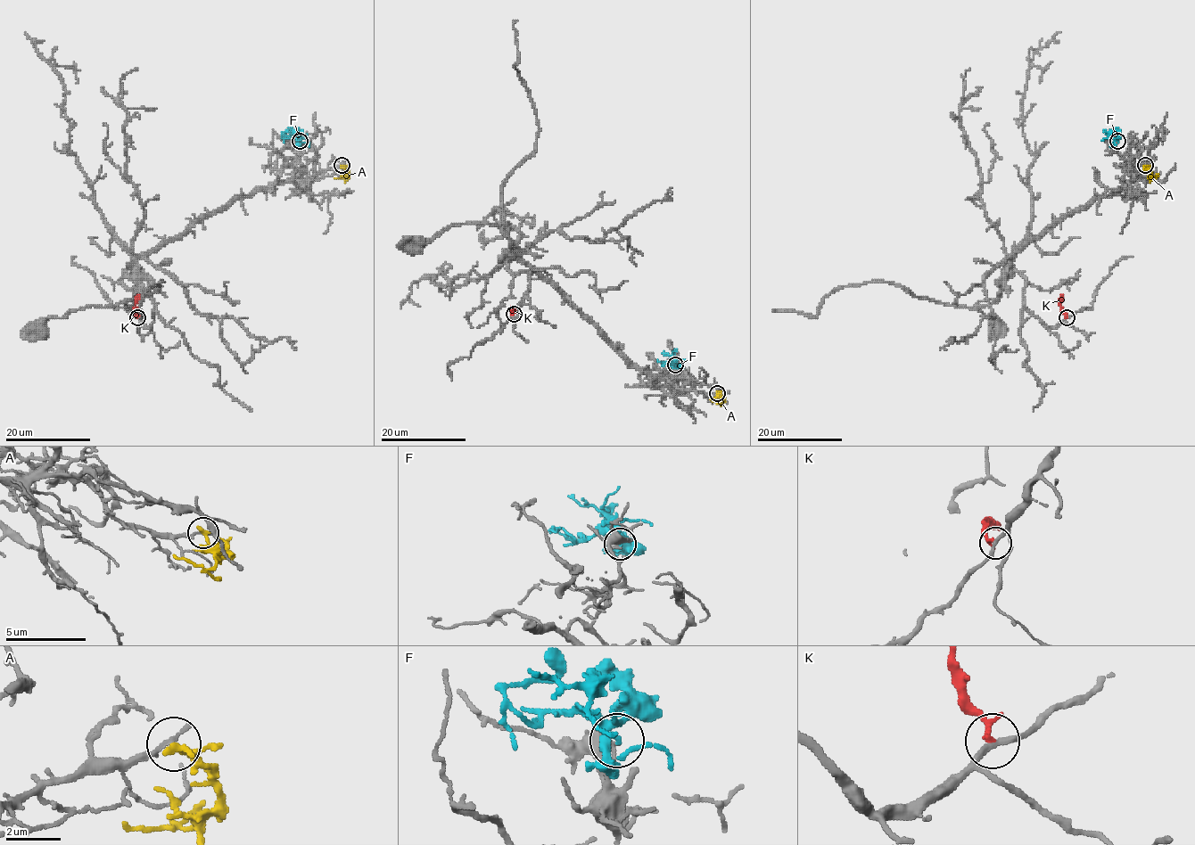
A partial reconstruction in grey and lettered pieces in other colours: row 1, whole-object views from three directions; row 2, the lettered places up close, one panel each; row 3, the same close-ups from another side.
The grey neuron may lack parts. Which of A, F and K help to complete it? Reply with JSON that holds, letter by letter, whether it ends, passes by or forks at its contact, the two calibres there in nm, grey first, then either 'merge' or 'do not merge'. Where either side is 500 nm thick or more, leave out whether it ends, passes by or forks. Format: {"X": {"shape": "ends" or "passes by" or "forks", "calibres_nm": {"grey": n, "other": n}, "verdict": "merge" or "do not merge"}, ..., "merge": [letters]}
{"A": {"shape": "ends", "calibres_nm": {"grey": 200, "other": 300}, "verdict": "do not merge"}, "F": {"shape": "passes by", "calibres_nm": {"grey": 190, "other": 150}, "verdict": "merge"}, "K": {"shape": "passes by", "calibres_nm": {"grey": 240, "other": 160}, "verdict": "do not merge"}, "merge": ["F"]}

